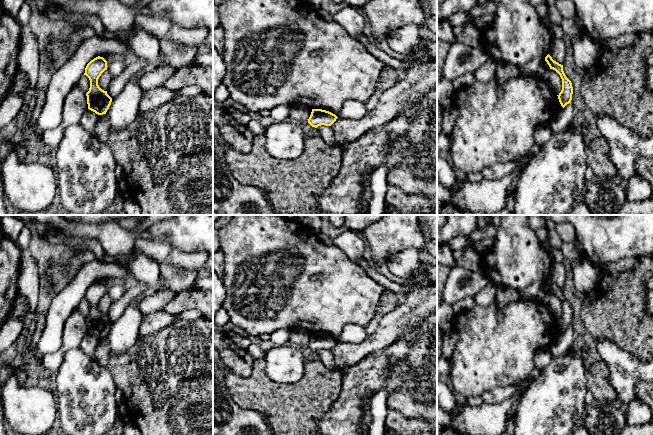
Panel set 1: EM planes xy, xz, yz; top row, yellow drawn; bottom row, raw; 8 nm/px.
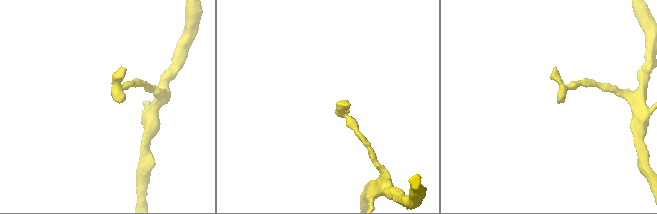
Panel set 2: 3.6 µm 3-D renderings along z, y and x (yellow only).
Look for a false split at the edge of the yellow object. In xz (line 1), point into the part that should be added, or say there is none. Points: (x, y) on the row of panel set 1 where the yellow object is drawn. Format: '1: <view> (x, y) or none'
1: none

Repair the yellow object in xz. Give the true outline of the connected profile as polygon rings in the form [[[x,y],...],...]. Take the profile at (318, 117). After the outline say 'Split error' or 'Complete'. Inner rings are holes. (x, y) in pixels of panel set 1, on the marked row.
[[[312,109],[308,123],[315,128],[321,125],[331,126],[337,118],[338,117],[335,114],[329,111],[322,109]]]. Complete

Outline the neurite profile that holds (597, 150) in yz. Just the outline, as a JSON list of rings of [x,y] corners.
[[[600,136],[586,142],[587,164],[593,170],[595,179],[603,177],[618,179],[619,174],[609,157],[607,140]]]

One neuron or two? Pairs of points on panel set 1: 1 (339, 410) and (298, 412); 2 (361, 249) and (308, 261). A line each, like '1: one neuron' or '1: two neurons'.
1: two neurons
2: two neurons

